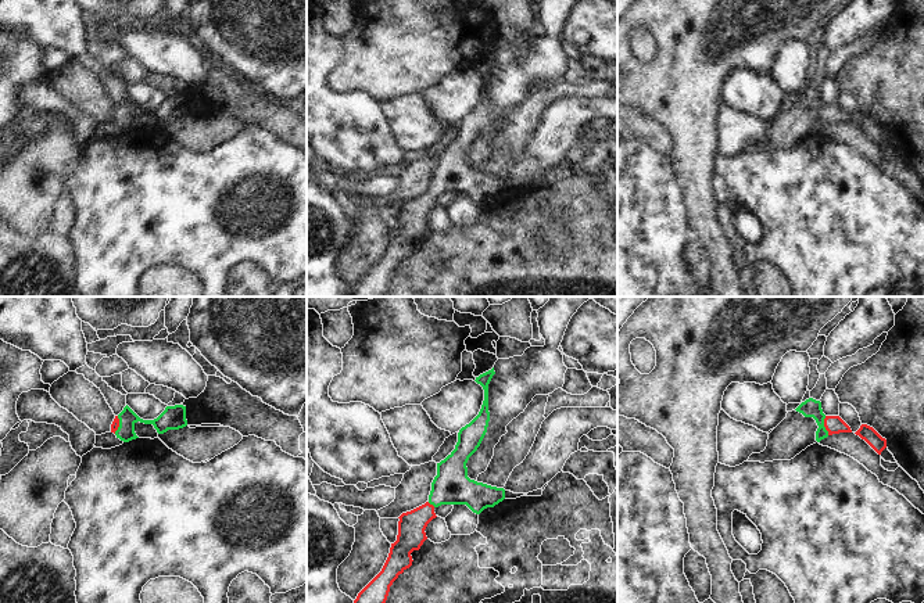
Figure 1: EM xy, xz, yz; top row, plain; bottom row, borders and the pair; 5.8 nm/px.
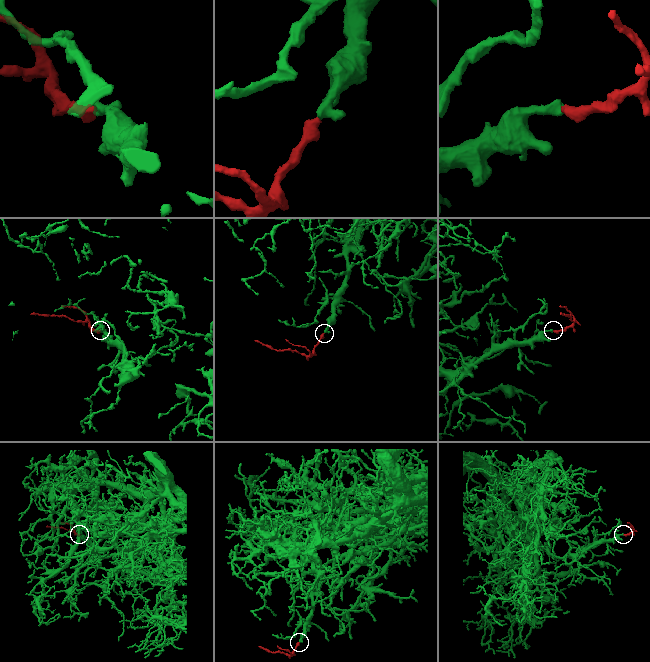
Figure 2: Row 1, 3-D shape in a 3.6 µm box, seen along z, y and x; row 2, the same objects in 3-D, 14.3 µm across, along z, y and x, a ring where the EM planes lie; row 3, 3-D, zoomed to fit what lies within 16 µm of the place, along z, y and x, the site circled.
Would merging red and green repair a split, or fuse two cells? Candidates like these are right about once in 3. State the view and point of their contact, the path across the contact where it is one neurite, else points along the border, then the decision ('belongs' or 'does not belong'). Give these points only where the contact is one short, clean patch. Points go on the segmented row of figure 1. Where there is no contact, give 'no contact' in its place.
meets red in yz at (824, 426); runs through yz (834, 424), (824, 426), (810, 408); belongs

